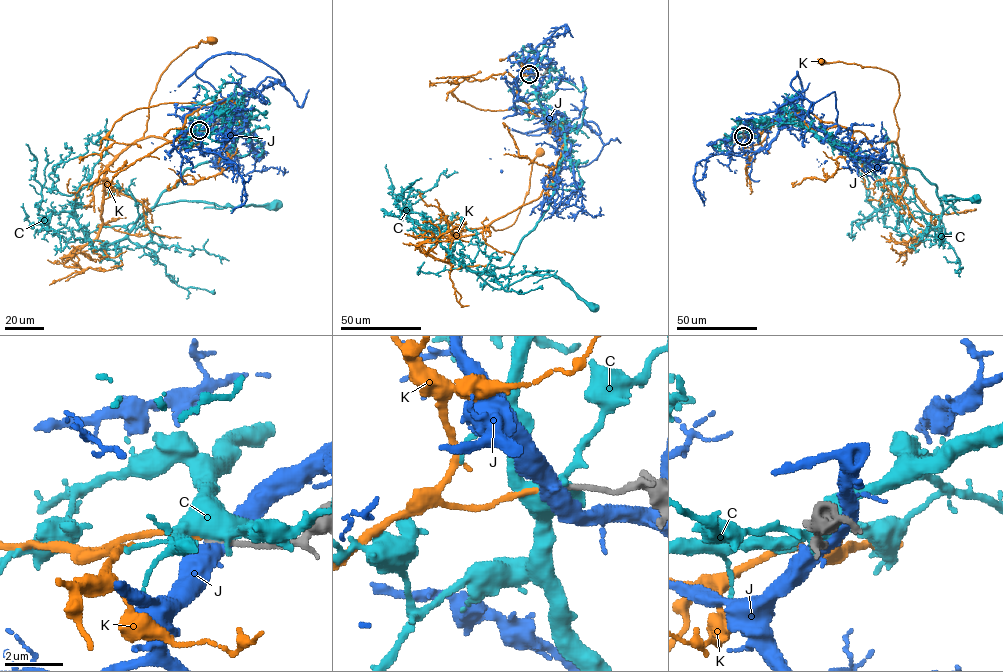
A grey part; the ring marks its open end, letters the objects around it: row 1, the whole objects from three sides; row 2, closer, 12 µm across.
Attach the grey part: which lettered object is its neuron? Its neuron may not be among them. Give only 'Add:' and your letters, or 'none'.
Add: K

